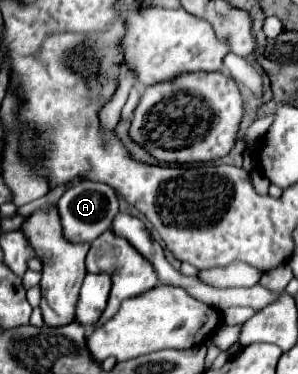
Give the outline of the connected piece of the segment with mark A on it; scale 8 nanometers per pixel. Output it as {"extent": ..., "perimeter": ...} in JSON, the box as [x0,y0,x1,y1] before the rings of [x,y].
{"extent":[59,181,119,243],"perimeter":[[[81,181],[73,187],[69,187],[61,195],[59,203],[59,215],[63,223],[63,235],[67,241],[81,243],[81,241],[93,241],[103,231],[107,231],[113,223],[113,217],[119,213],[119,197],[117,193],[105,185],[105,183],[93,183],[93,181]]]}

